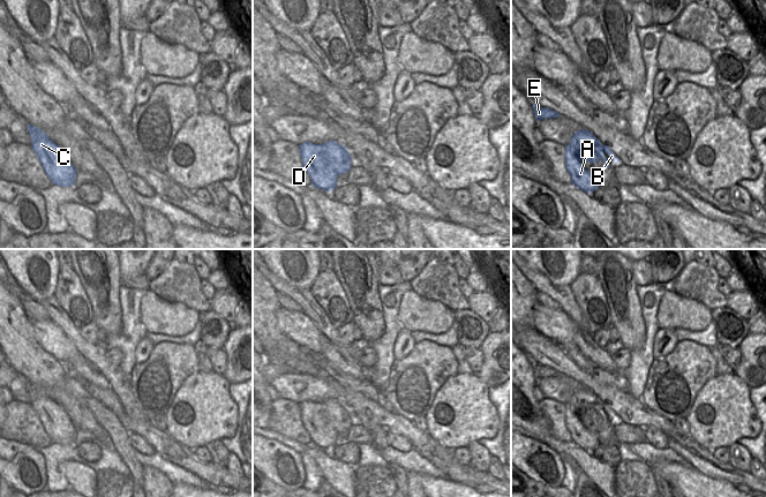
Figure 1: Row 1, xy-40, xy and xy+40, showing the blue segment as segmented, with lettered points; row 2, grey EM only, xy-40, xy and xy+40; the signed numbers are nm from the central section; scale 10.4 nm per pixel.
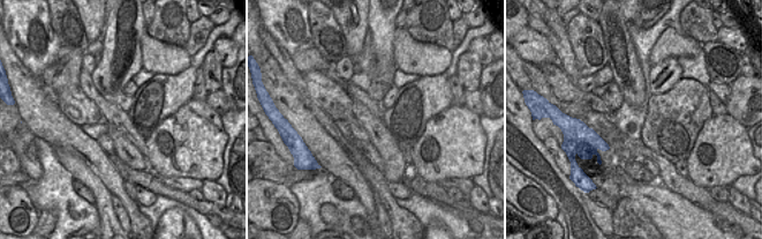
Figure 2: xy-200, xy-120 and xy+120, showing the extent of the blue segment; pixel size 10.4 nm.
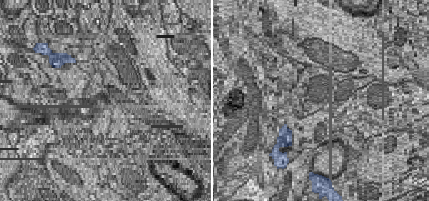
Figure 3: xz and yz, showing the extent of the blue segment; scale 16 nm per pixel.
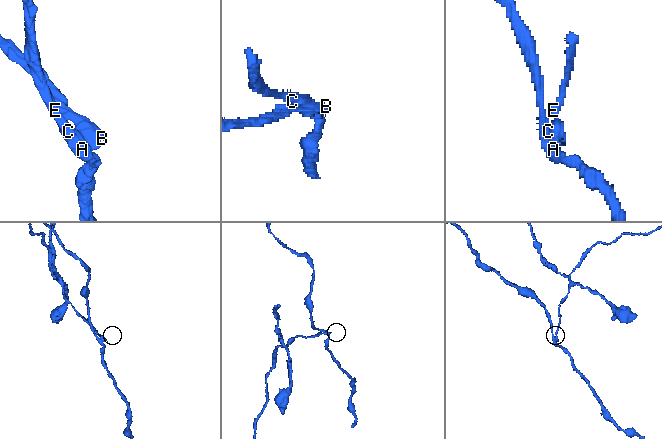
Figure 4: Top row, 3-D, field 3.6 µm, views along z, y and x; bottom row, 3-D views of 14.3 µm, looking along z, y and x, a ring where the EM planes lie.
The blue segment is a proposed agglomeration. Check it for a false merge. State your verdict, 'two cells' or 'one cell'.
two cells

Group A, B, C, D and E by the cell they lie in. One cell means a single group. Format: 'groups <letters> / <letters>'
groups A C D / B E

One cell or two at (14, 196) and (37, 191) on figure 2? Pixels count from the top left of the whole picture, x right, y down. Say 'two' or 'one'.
two

